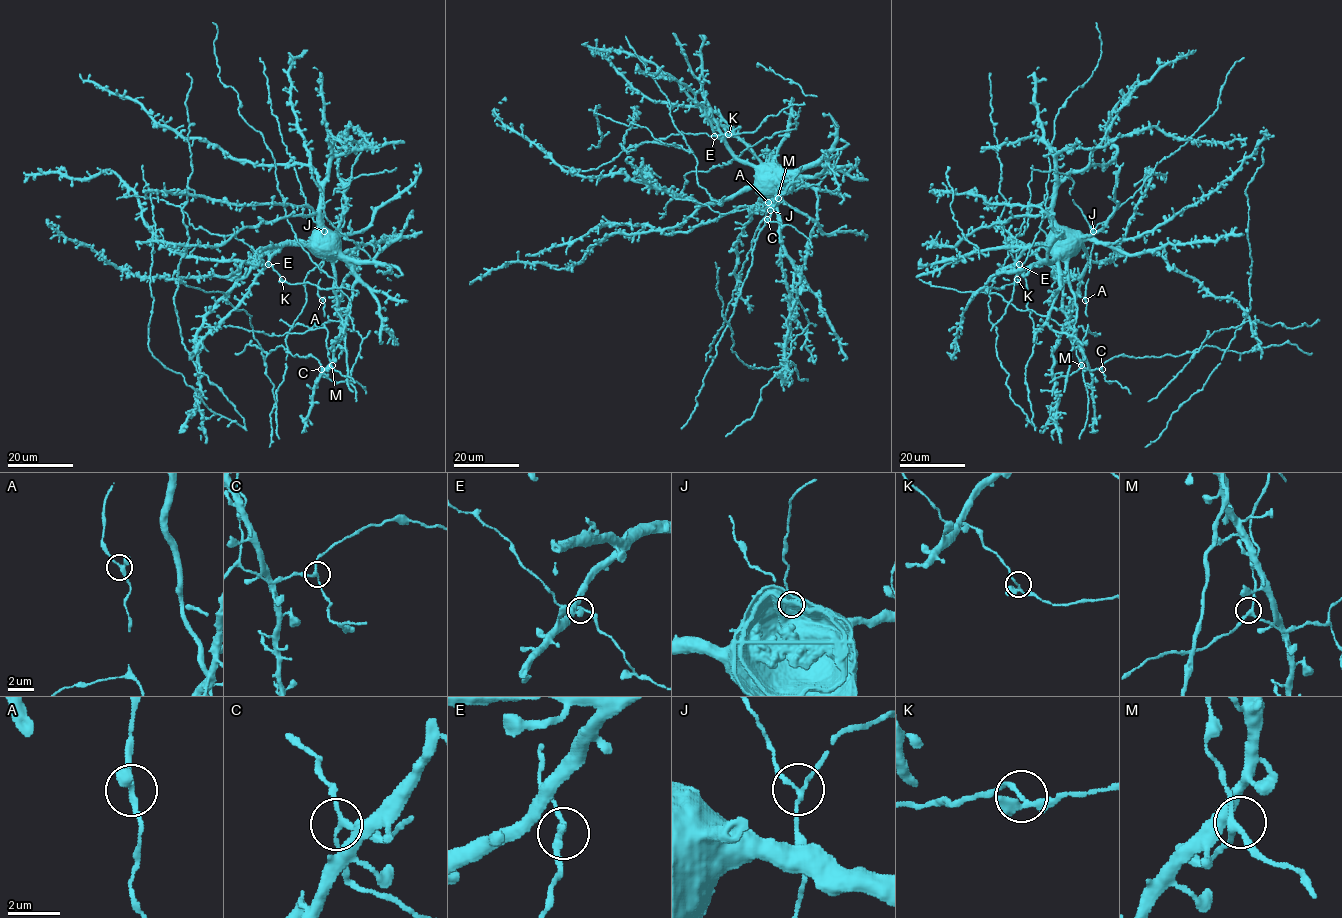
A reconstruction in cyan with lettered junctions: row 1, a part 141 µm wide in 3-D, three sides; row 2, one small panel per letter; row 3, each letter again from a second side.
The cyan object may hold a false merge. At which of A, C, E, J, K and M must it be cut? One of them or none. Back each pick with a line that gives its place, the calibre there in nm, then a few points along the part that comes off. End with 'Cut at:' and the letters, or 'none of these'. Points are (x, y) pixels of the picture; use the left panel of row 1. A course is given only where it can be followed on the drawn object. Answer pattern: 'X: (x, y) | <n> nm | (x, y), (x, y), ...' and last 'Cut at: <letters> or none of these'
Cut at: none of these

